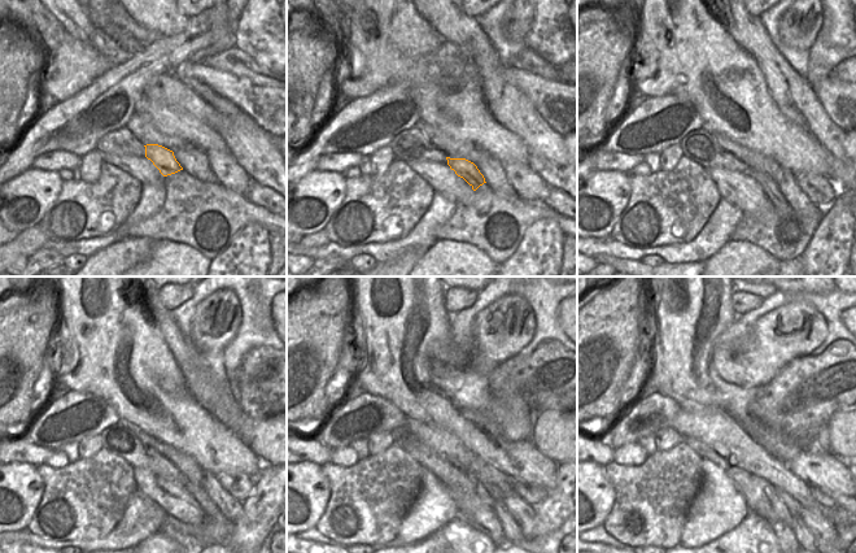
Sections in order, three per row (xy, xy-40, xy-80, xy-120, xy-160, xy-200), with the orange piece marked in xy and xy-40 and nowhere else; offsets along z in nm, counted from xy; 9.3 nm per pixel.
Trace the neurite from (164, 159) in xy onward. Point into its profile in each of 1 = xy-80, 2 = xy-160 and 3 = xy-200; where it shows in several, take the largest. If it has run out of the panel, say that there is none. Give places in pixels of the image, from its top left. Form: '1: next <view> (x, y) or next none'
1: next xy-80 (769, 184)
2: next xy-160 (511, 530)
3: next xy-200 (804, 536)

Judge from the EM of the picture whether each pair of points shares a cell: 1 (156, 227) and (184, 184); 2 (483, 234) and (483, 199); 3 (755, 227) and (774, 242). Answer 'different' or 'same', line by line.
1: same
2: same
3: same

